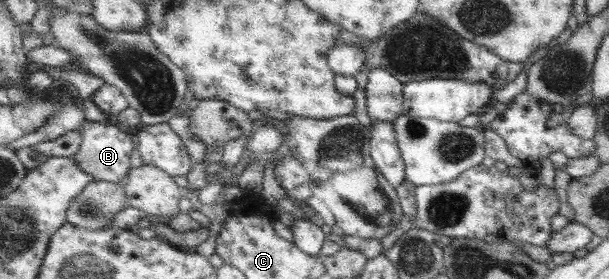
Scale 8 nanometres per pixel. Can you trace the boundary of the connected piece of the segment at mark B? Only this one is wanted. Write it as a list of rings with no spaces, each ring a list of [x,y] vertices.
[[[115,120],[108,123],[88,122],[81,125],[83,140],[79,152],[73,154],[75,164],[91,174],[93,180],[115,182],[124,181],[128,177],[131,168],[131,154],[135,150],[136,139],[132,134],[127,134],[125,127],[118,124]]]

